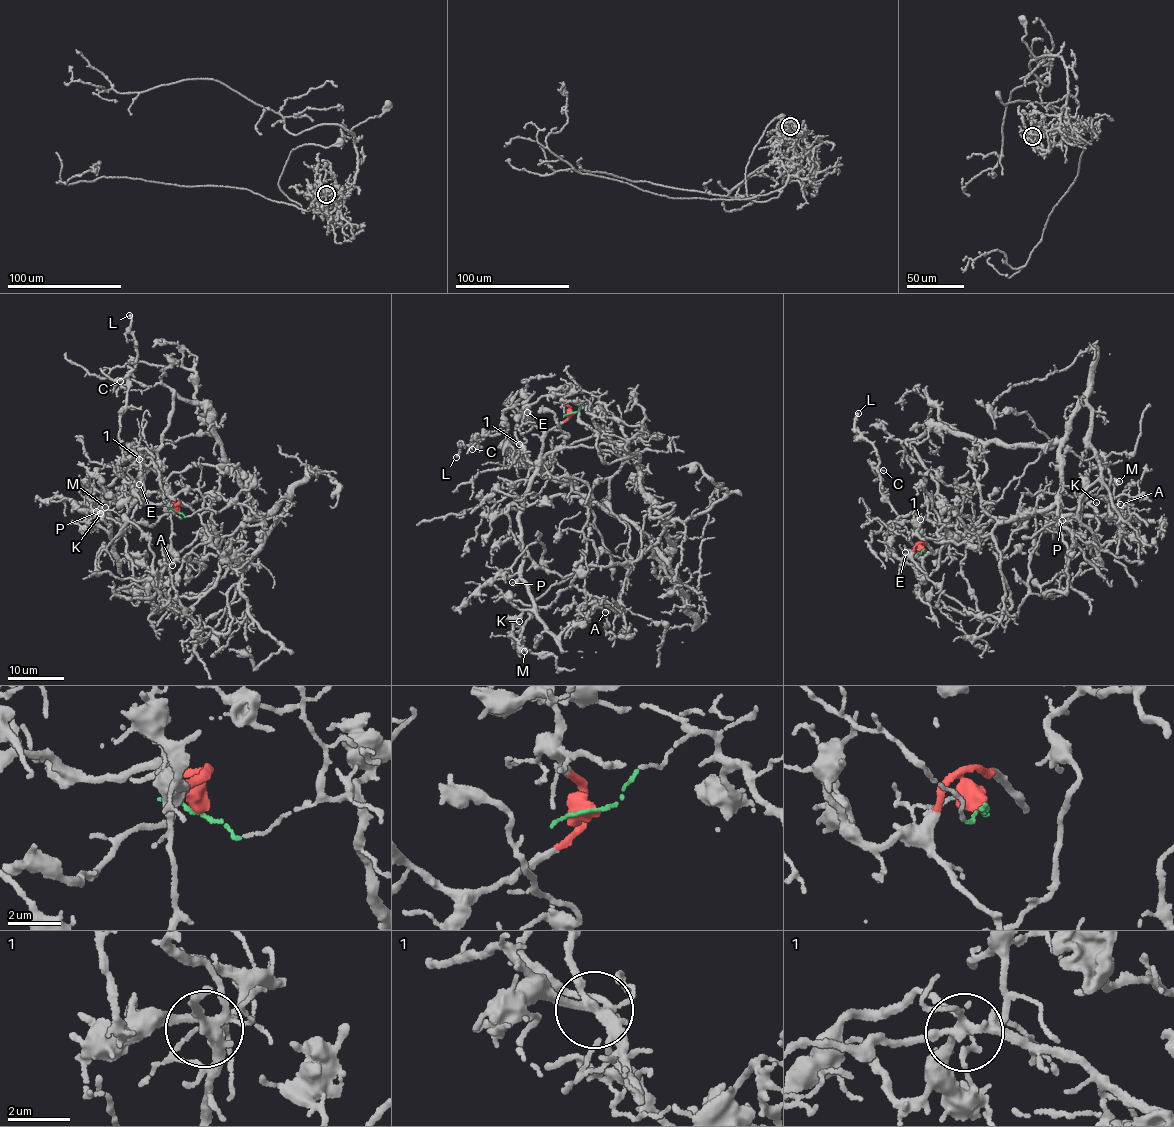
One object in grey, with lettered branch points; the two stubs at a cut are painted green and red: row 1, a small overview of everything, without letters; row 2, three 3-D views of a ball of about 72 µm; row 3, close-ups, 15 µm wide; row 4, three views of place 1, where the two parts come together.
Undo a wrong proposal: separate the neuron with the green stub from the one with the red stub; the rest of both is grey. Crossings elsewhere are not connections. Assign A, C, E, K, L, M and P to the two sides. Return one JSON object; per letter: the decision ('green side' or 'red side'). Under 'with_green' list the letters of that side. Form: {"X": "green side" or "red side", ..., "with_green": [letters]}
{"A": "red side", "C": "red side", "E": "red side", "K": "red side", "L": "red side", "M": "red side", "P": "red side", "with_green": []}

